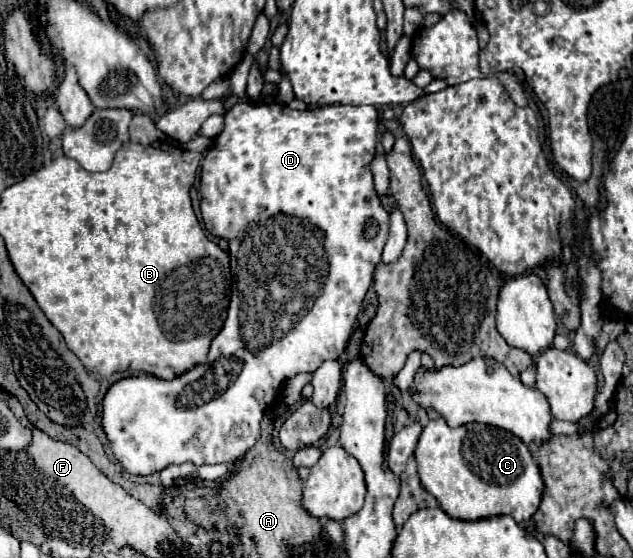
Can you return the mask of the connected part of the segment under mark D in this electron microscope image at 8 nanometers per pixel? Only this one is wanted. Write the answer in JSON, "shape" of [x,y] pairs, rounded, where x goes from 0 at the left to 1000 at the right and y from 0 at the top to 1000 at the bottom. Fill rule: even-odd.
{"shape":[[[387,177],[374,181],[371,188],[365,188],[365,192],[355,199],[355,206],[352,206],[355,228],[352,228],[352,235],[336,249],[336,260],[327,267],[324,285],[321,285],[321,296],[318,296],[318,339],[314,339],[314,346],[318,346],[318,392],[321,392],[321,400],[324,400],[324,410],[327,410],[333,421],[352,425],[352,428],[362,435],[368,507],[365,507],[365,539],[362,539],[359,572],[355,572],[355,582],[352,582],[352,590],[346,593],[346,600],[333,611],[330,640],[327,640],[324,651],[318,651],[318,654],[311,654],[311,658],[286,668],[283,676],[276,676],[276,679],[270,679],[270,683],[248,679],[248,676],[235,676],[235,672],[220,672],[220,676],[191,679],[191,683],[185,683],[185,686],[169,701],[169,708],[166,708],[166,715],[163,715],[163,772],[166,772],[169,787],[175,790],[175,805],[179,805],[182,823],[185,823],[207,851],[239,851],[239,848],[248,848],[248,844],[254,844],[258,837],[270,833],[270,830],[295,830],[295,826],[299,826],[299,830],[308,830],[308,833],[340,833],[340,830],[368,830],[368,826],[374,826],[393,801],[400,801],[400,797],[406,794],[406,787],[409,787],[409,780],[412,780],[412,751],[415,751],[415,740],[419,740],[419,733],[434,719],[438,704],[441,704],[444,694],[447,694],[447,683],[453,683],[453,679],[460,679],[460,676],[466,676],[466,672],[472,672],[472,668],[498,665],[510,647],[517,647],[517,643],[536,643],[536,640],[542,636],[545,618],[548,618],[548,608],[551,608],[555,590],[558,590],[558,579],[561,579],[561,568],[564,568],[564,561],[567,561],[567,554],[570,554],[570,543],[573,543],[573,532],[577,532],[580,518],[583,518],[586,507],[589,507],[589,489],[592,489],[592,478],[602,471],[605,439],[608,439],[608,432],[611,432],[611,396],[615,396],[615,382],[608,378],[608,371],[602,367],[599,349],[592,346],[589,310],[586,310],[586,289],[589,289],[589,281],[592,281],[592,263],[596,263],[596,210],[599,210],[599,203],[596,203],[596,195],[586,192],[586,188],[570,188],[570,192],[558,192],[558,188],[517,188],[517,192],[498,192],[498,195],[482,195],[482,199],[463,199],[463,195],[457,195],[457,192],[444,188],[444,185],[422,185],[422,188],[412,185],[412,188],[403,188],[403,185],[387,181]],[[589,396],[599,403],[599,414],[596,414],[596,421],[592,421],[589,428],[577,428],[577,414],[580,414],[580,407],[583,407]]]}

